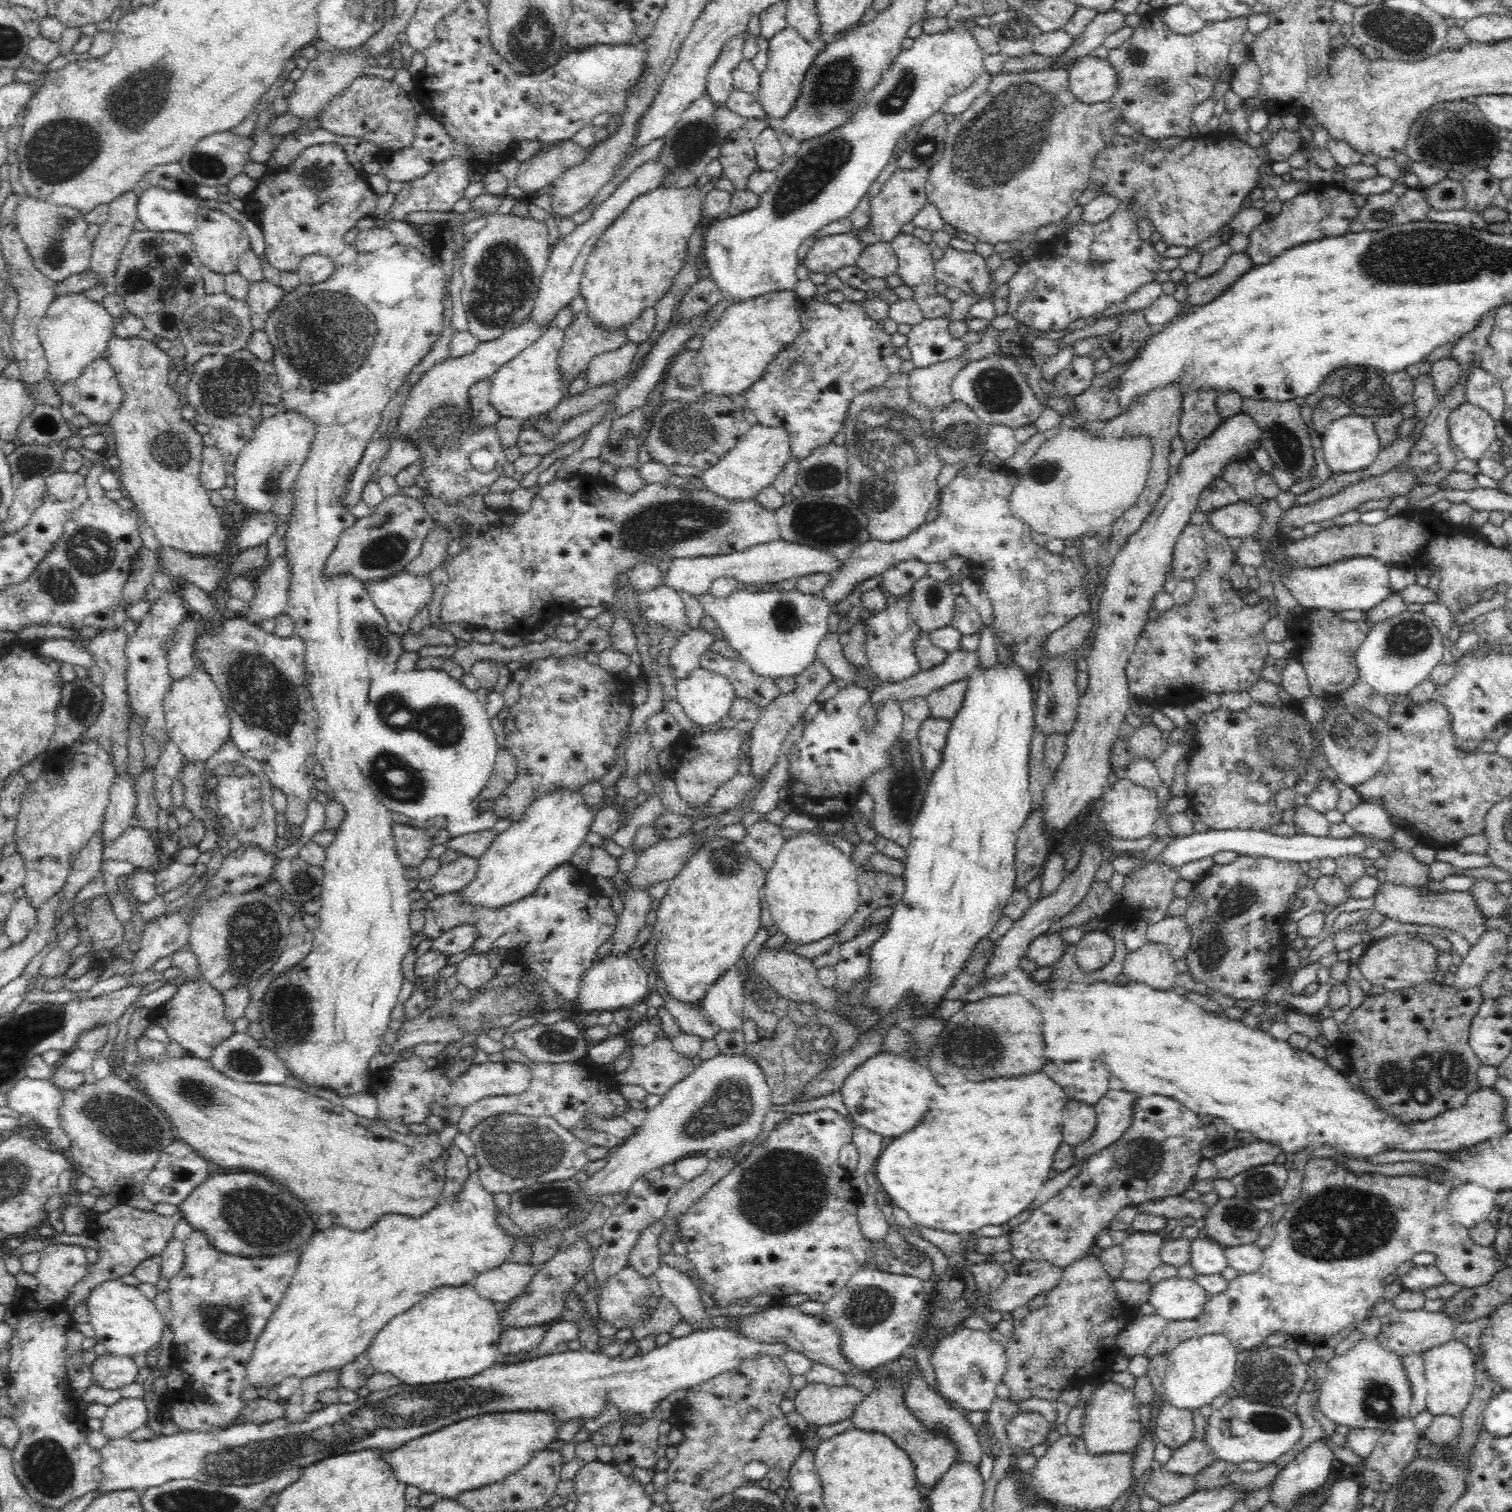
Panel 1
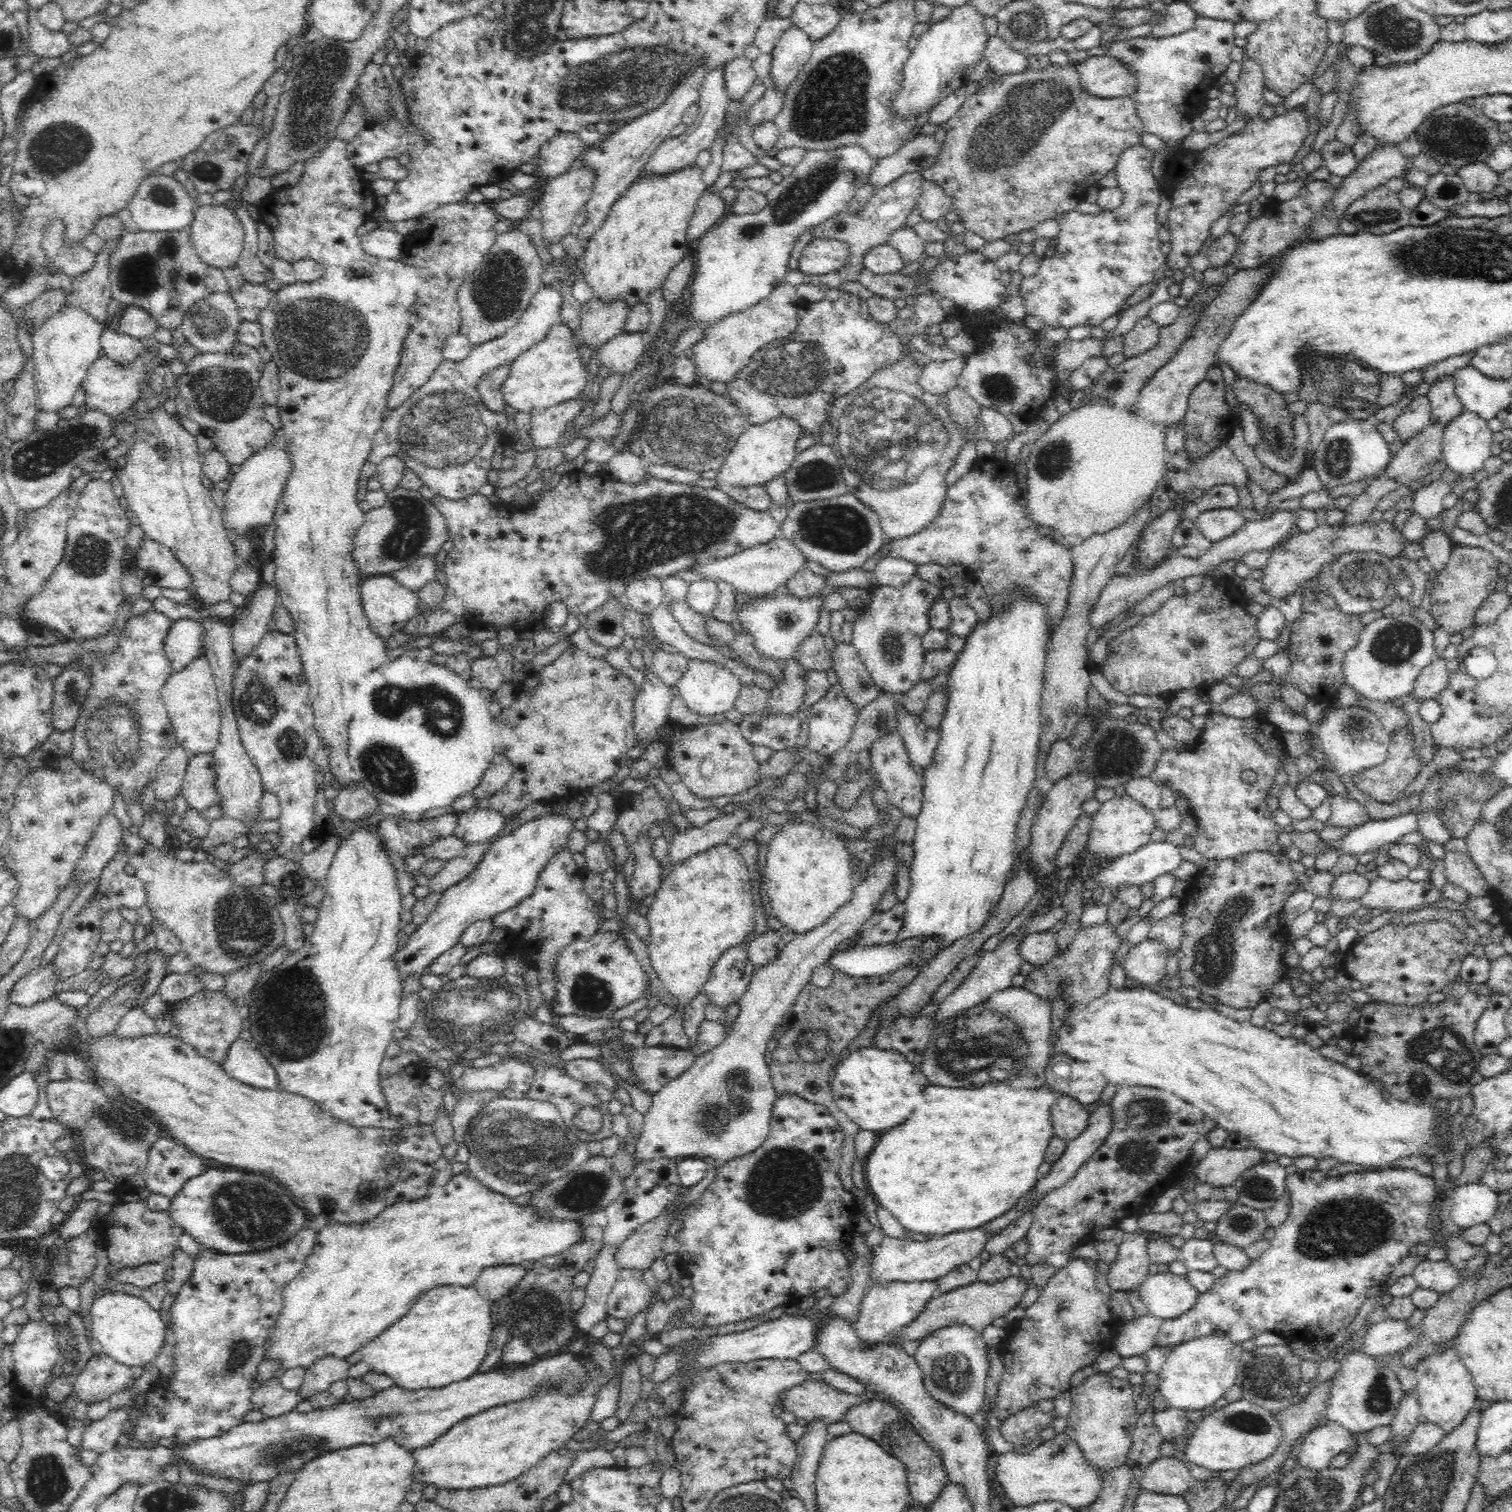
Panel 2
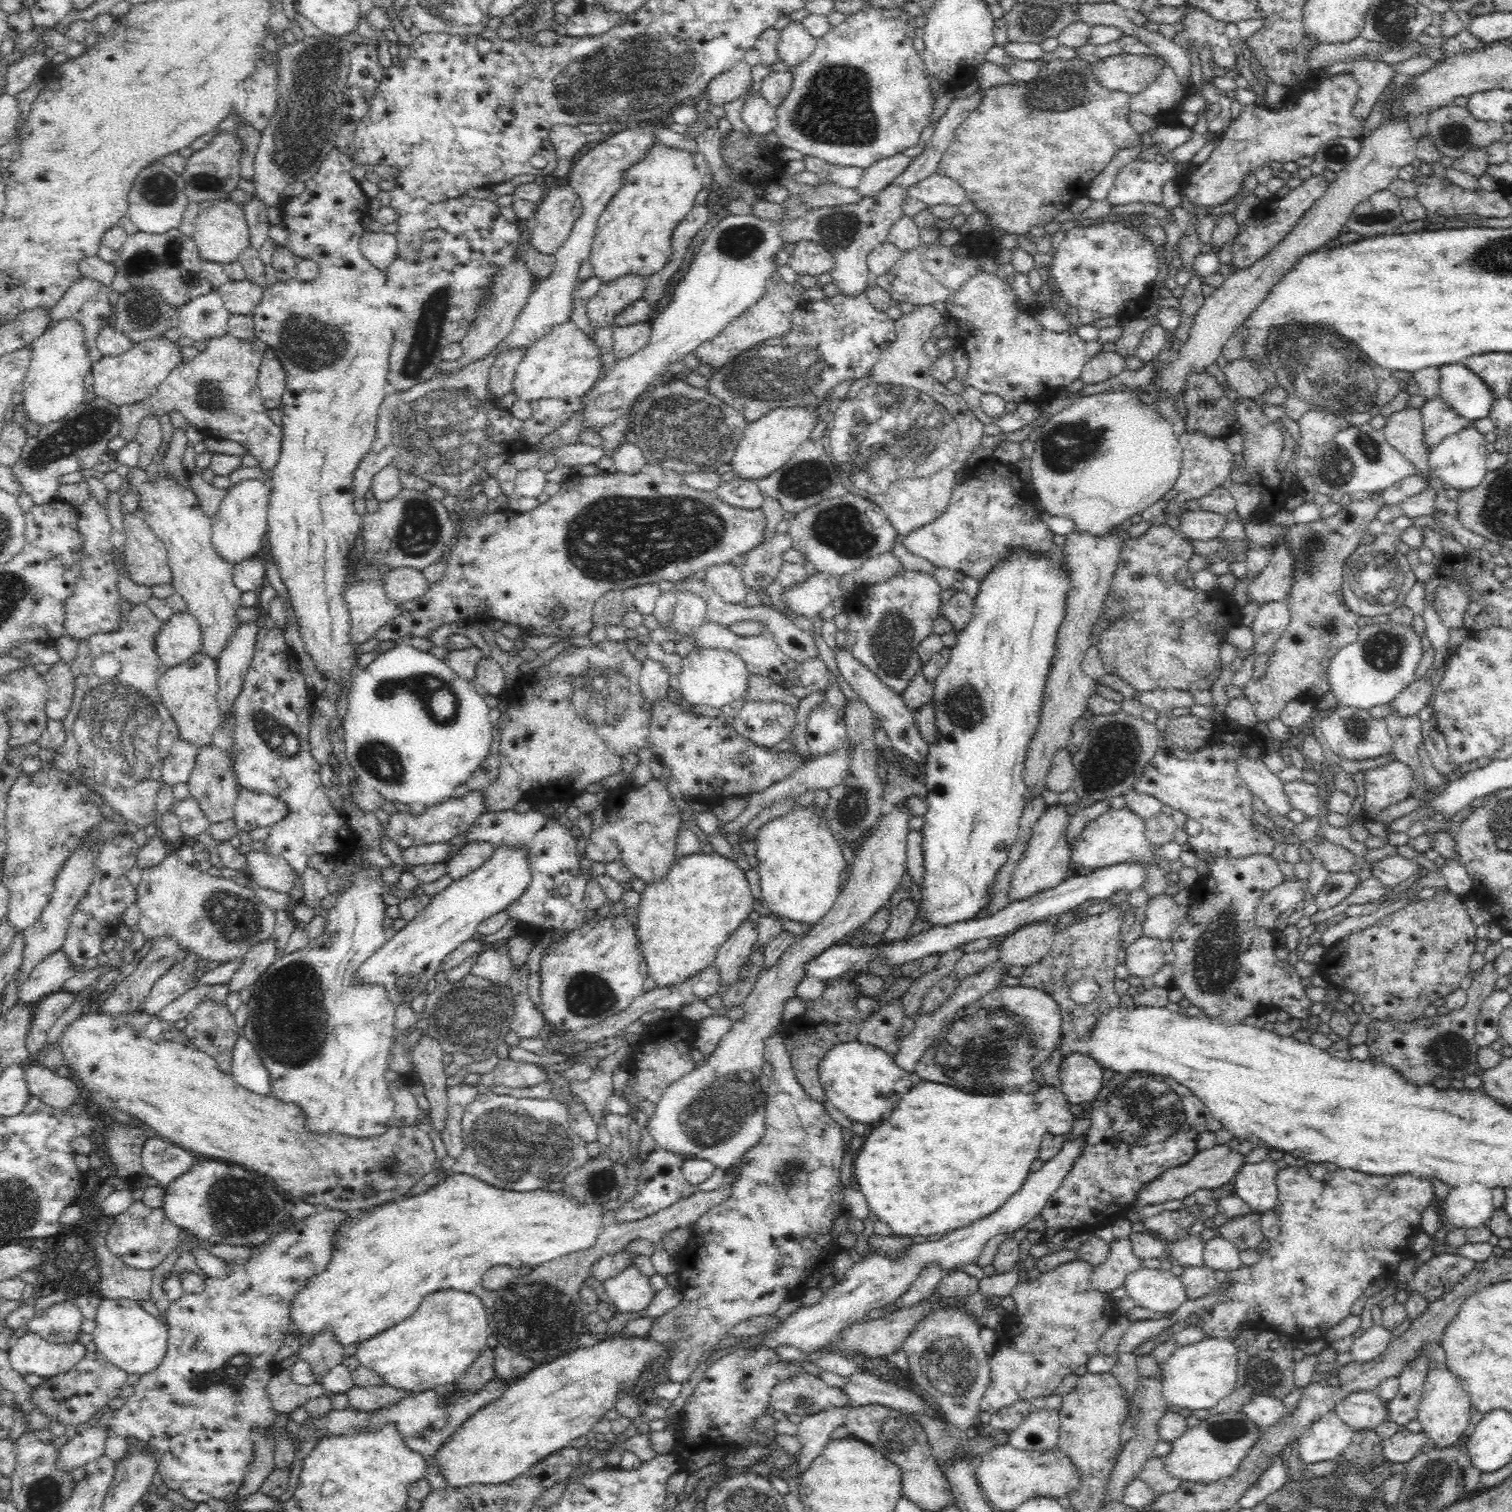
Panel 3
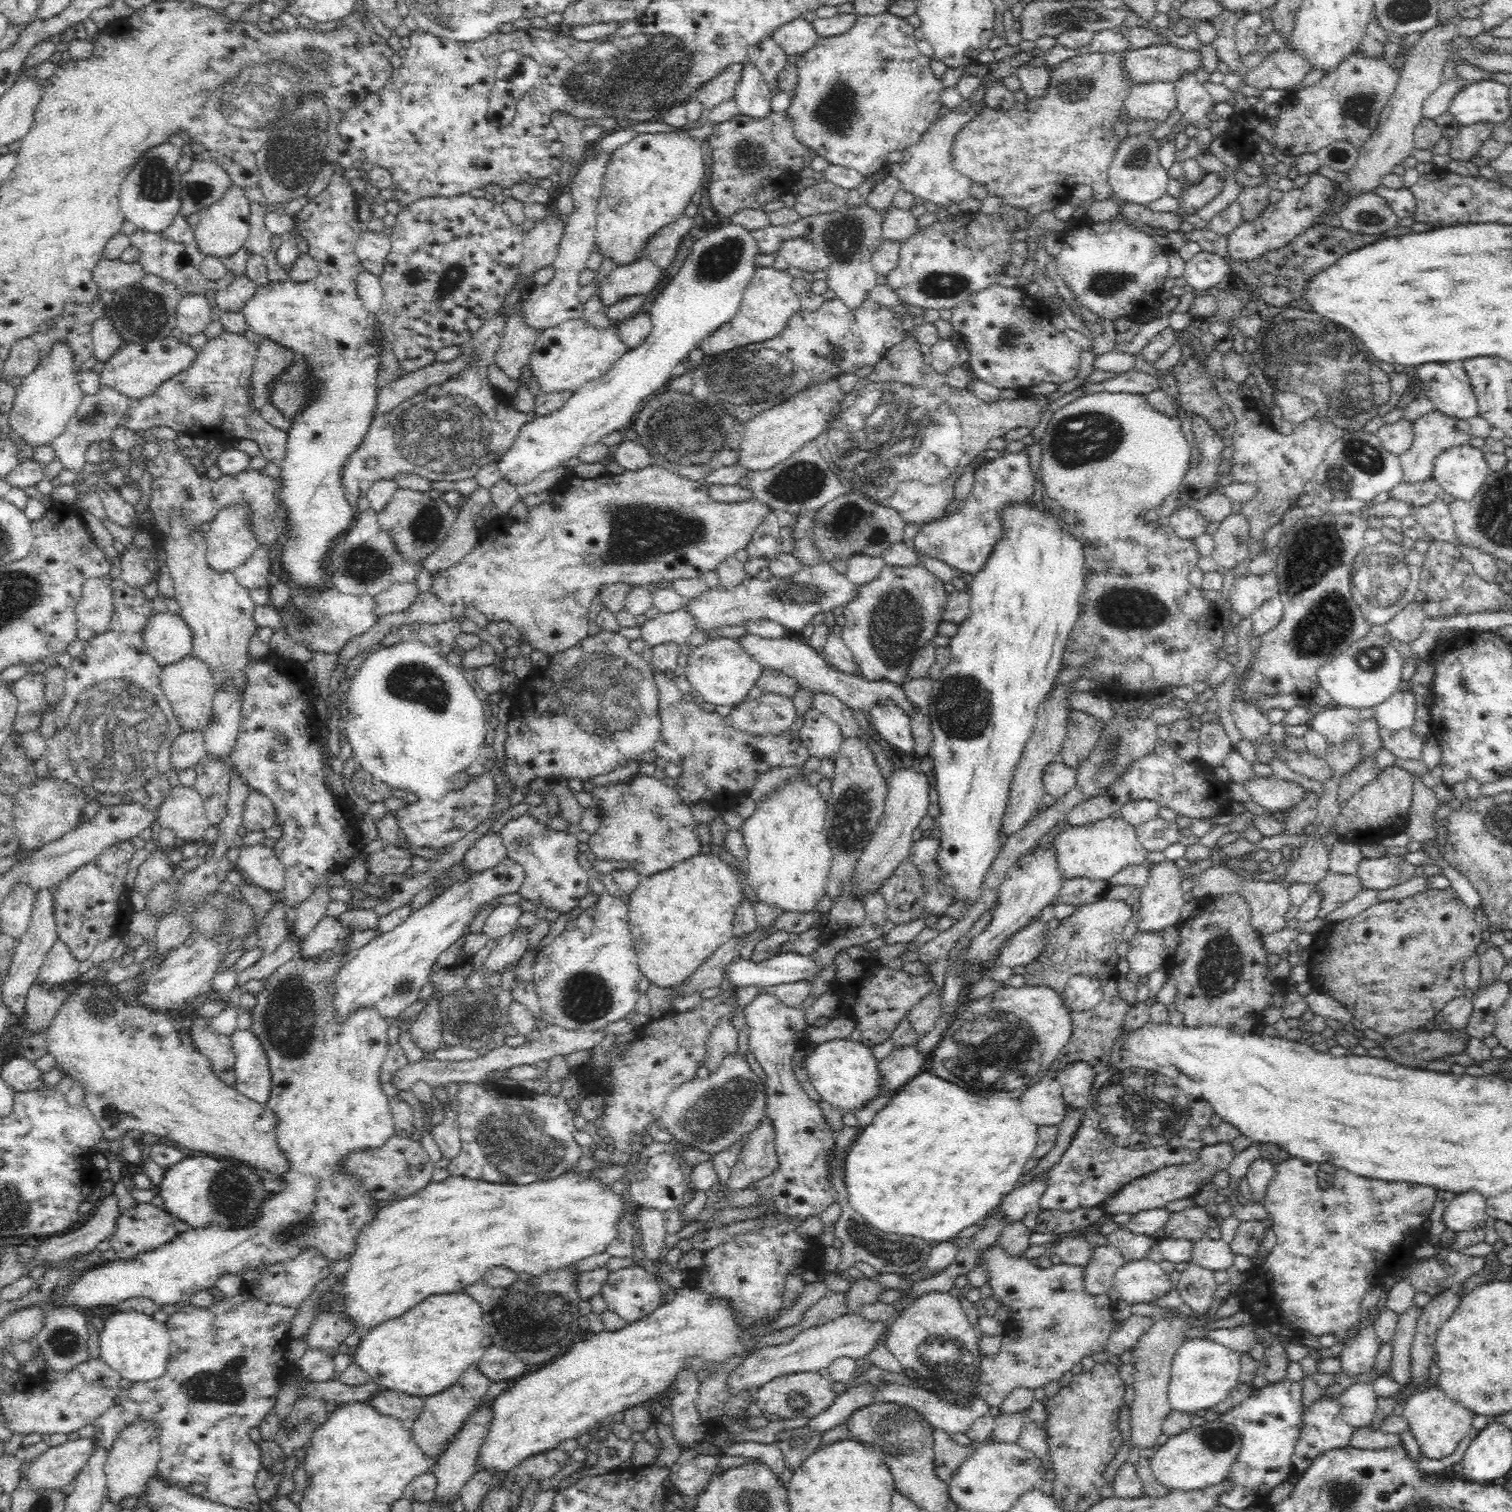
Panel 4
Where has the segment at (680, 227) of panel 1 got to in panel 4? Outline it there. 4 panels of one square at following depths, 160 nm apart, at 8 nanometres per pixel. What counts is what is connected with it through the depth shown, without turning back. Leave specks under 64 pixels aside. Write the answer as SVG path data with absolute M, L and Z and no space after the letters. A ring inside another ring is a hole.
M666 132L666 134L640 134L614 150L602 180L602 190L595 210L595 244L600 248L604 259L610 259L615 266L630 264L642 258L642 252L659 228L678 220L691 202L696 190L703 189L704 160L699 141L686 132Z

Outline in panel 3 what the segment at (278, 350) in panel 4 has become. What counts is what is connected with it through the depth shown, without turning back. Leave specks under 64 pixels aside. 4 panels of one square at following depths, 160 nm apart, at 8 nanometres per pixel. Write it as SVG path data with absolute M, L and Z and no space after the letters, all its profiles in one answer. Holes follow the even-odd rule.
M270 346L263 351L257 377L263 405L268 409L279 408L285 391L286 371L280 364L274 349Z

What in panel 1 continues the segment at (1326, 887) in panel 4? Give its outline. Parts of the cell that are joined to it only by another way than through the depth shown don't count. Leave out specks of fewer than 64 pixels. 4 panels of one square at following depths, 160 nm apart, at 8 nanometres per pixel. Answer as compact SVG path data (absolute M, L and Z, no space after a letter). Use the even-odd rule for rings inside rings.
M1392 883L1381 884L1374 893L1373 911L1392 918L1402 924L1430 924L1440 928L1448 928L1461 934L1470 944L1478 942L1478 938L1486 931L1484 916L1478 908L1470 891L1426 891L1418 887L1404 887Z

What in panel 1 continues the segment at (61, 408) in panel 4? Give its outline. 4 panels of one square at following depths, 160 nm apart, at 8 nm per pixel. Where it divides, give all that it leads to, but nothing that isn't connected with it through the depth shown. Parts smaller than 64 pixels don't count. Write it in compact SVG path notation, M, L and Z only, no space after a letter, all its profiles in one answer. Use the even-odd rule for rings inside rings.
M81 293L54 298L38 327L48 363L47 377L51 383L68 385L76 381L90 363L101 358L113 337L115 326L112 318L101 302L92 301Z

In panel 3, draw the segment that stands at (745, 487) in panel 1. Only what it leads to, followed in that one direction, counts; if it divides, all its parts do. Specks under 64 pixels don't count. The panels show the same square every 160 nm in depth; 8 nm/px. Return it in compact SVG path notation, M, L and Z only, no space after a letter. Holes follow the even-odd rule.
M795 406L772 409L762 418L747 423L743 437L731 458L732 471L736 472L741 479L750 481L772 474L790 460L803 442L810 439L810 432L814 430L817 422L817 407Z

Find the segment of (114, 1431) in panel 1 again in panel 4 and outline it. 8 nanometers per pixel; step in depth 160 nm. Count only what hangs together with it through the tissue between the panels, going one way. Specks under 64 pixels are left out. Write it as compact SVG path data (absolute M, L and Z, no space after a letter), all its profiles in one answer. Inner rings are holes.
M91 1437L50 1447L26 1468L22 1468L22 1478L25 1478L29 1488L36 1492L61 1490L75 1480L78 1472L88 1462L94 1445Z

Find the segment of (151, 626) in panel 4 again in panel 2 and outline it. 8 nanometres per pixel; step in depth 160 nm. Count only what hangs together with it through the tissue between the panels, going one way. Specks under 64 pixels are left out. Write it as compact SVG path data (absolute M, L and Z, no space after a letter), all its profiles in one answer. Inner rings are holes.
M188 618L174 621L164 642L164 653L173 671L183 670L203 655L201 622Z

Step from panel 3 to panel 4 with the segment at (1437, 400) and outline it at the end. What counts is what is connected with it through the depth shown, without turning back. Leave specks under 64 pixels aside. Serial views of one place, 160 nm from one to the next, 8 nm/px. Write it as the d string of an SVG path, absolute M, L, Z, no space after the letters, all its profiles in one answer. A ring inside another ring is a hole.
M1434 410L1428 412L1413 422L1413 441L1411 447L1399 456L1402 467L1402 482L1413 484L1414 482L1426 482L1432 478L1434 458L1442 454L1448 448L1469 444L1472 431L1467 420L1444 416L1441 412Z

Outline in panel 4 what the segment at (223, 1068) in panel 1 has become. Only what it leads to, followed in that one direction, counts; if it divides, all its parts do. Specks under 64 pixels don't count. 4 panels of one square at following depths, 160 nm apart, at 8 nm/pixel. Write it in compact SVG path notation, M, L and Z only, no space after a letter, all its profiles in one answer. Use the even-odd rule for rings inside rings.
M236 1029L231 1034L235 1055L236 1085L238 1093L260 1105L271 1096L271 1071L260 1039L250 1029Z

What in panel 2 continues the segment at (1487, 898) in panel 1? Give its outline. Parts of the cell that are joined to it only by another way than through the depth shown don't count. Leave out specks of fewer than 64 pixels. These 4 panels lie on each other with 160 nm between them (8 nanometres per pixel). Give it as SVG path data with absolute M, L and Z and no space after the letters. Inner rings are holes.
M1450 837L1444 844L1444 867L1448 882L1466 890L1468 896L1486 896L1490 892L1484 875L1476 869L1465 839Z

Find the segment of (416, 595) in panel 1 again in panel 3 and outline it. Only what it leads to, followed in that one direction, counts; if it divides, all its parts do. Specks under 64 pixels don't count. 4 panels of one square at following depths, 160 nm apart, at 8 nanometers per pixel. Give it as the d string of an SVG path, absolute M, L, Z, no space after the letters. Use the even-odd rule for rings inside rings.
M363 581L356 582L354 586L349 585L344 592L342 599L346 600L348 613L350 614L350 643L361 645L370 638L375 638L376 632L388 624L390 620L400 616L400 607L392 603L392 600L386 599L386 590L384 581Z

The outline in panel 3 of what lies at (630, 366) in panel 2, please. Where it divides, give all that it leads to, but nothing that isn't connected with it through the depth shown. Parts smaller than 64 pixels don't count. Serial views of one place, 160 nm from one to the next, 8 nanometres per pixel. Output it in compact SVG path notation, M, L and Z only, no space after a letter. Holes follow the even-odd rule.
M639 322L623 327L613 327L612 338L614 357L616 360L632 356L638 352L647 342L651 335L649 322Z

